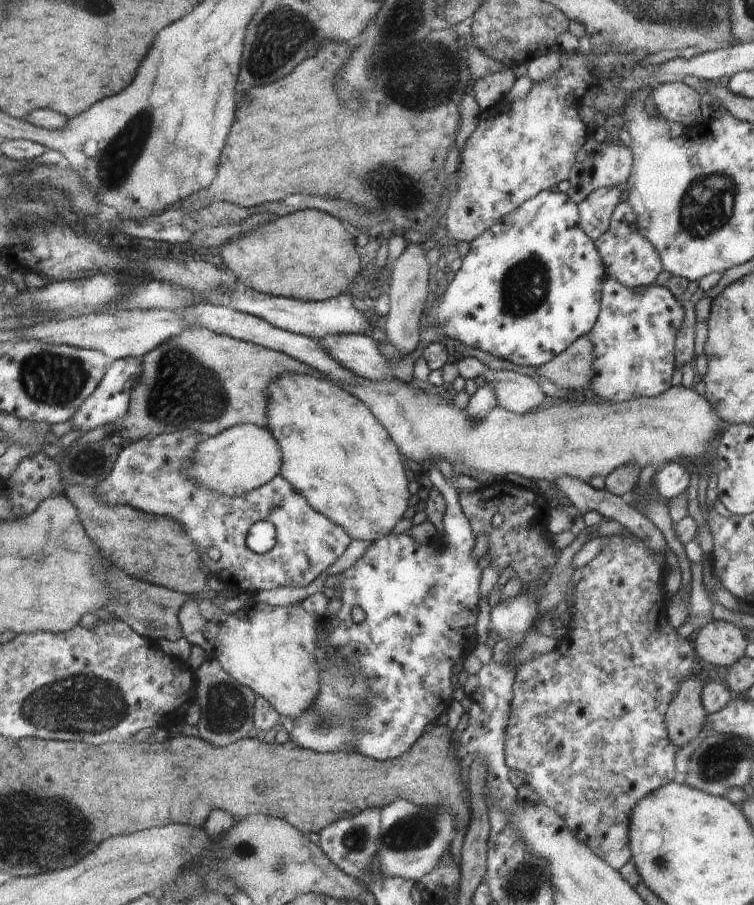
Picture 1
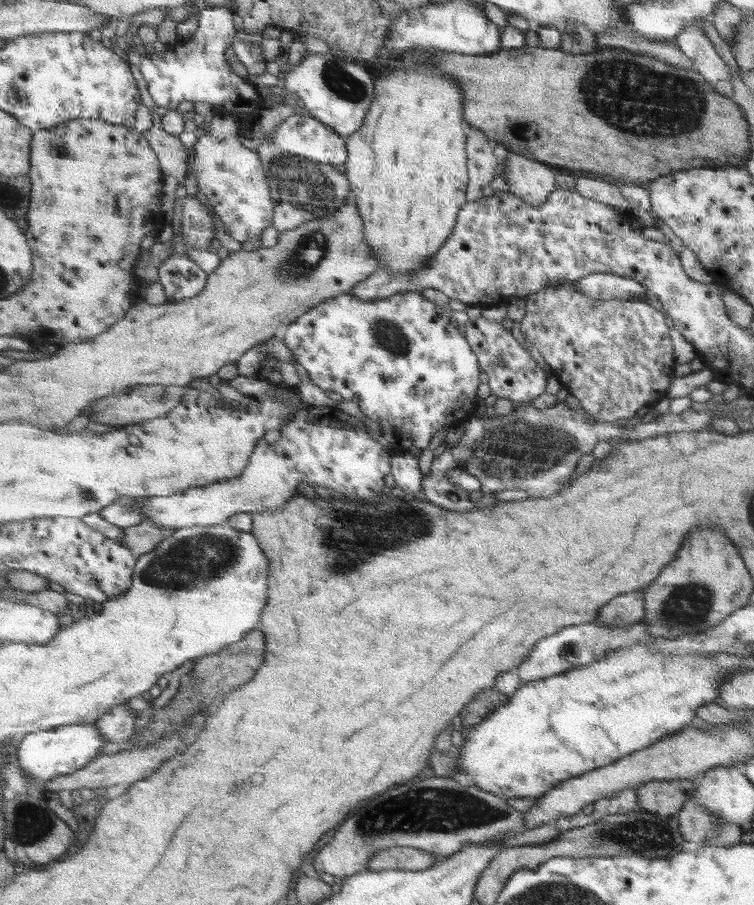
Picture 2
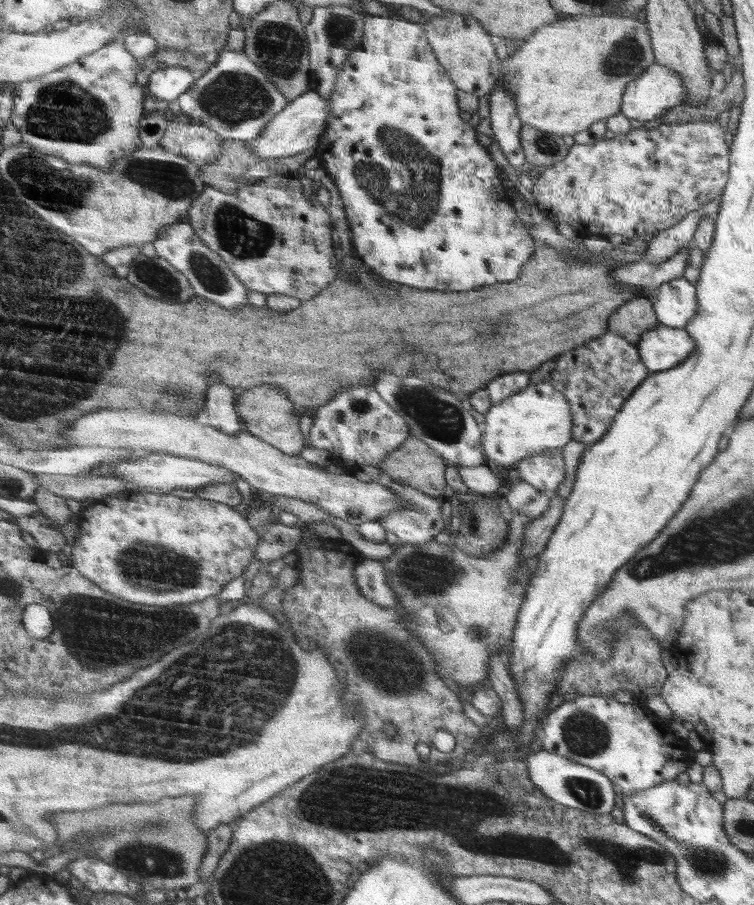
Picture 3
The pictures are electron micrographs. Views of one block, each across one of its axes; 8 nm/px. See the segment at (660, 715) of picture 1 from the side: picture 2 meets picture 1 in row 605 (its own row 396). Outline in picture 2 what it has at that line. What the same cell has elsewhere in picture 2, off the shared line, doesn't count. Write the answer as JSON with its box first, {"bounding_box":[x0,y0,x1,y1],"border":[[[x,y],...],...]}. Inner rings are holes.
{"bounding_box":[520,280,676,423],"border":[[[562,280],[558,286],[542,288],[542,290],[534,292],[532,295],[524,297],[526,313],[520,322],[520,330],[522,334],[524,334],[524,338],[536,346],[536,350],[539,350],[546,364],[550,365],[550,373],[563,381],[562,388],[565,388],[572,396],[576,396],[581,402],[580,406],[582,406],[588,414],[596,417],[599,421],[608,421],[610,423],[614,422],[614,420],[623,419],[629,421],[642,406],[646,406],[646,404],[654,406],[660,402],[662,398],[666,396],[666,392],[668,392],[668,388],[670,388],[670,384],[672,384],[672,380],[674,380],[674,364],[676,364],[676,362],[674,362],[670,332],[668,332],[664,314],[662,314],[662,311],[658,312],[658,310],[654,310],[654,308],[648,306],[646,302],[642,302],[642,298],[630,297],[627,299],[600,300],[576,292],[574,285],[576,285],[574,281],[569,282],[568,280]]]}

